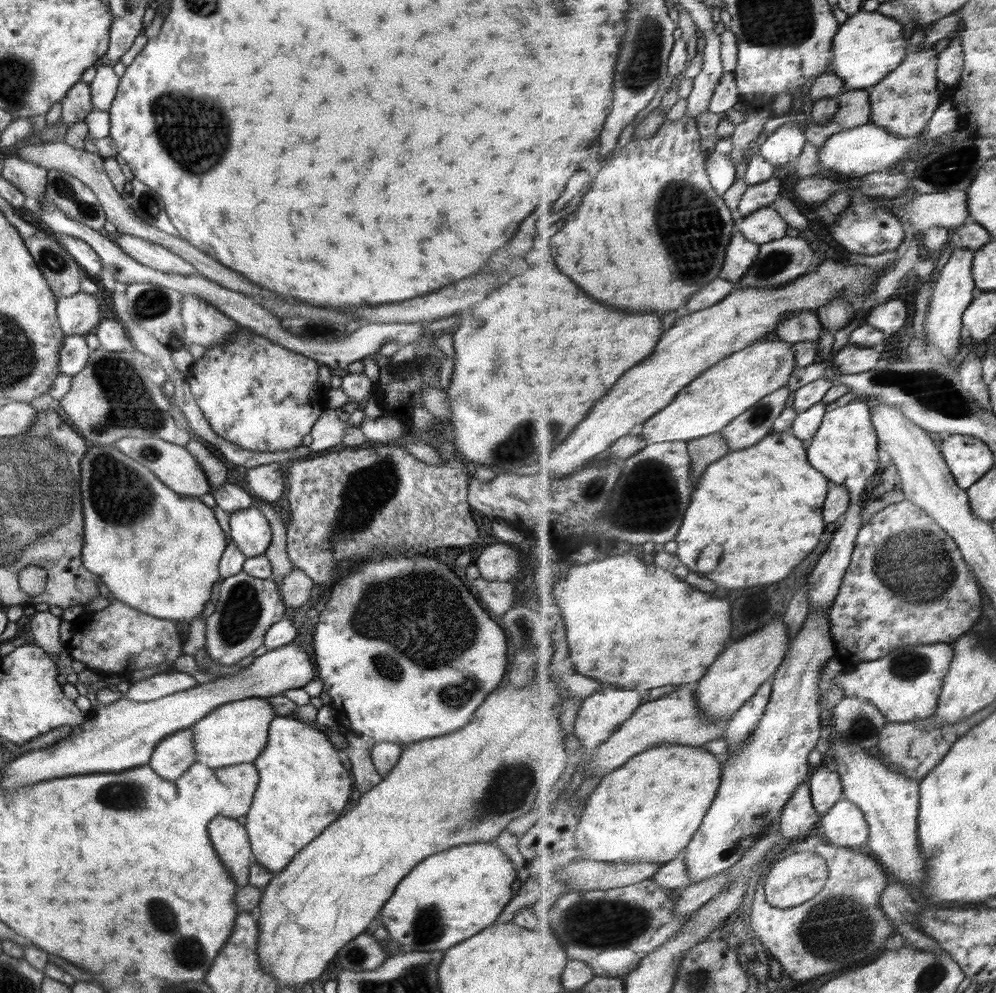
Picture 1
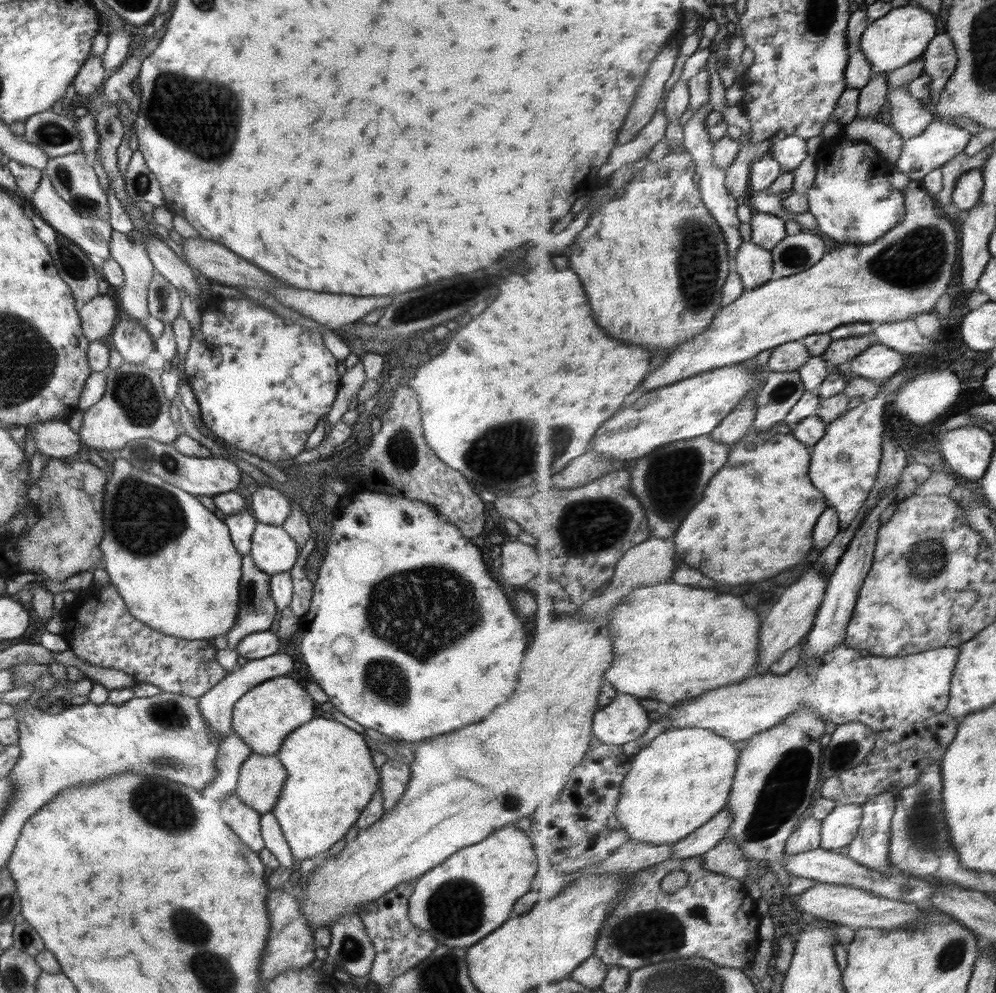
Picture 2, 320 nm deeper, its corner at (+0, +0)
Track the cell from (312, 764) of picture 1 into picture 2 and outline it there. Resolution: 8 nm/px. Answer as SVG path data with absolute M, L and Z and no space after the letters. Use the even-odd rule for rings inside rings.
M317 715L286 736L276 756L288 771L288 778L271 811L278 819L282 836L290 847L290 854L299 863L306 859L322 857L354 826L360 812L368 806L369 800L372 800L379 787L379 771L374 766L365 736L335 718Z

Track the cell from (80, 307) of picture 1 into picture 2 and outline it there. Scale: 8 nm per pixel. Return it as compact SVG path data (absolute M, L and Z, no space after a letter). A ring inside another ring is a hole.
M98 295L78 309L81 329L89 341L108 341L118 321L116 304L108 295Z

